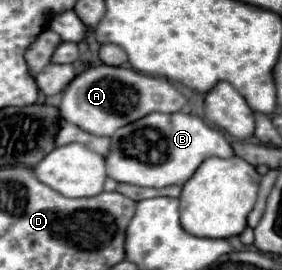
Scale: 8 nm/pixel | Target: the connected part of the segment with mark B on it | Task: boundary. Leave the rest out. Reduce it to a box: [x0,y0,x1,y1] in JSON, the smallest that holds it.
[106,113,232,187]

